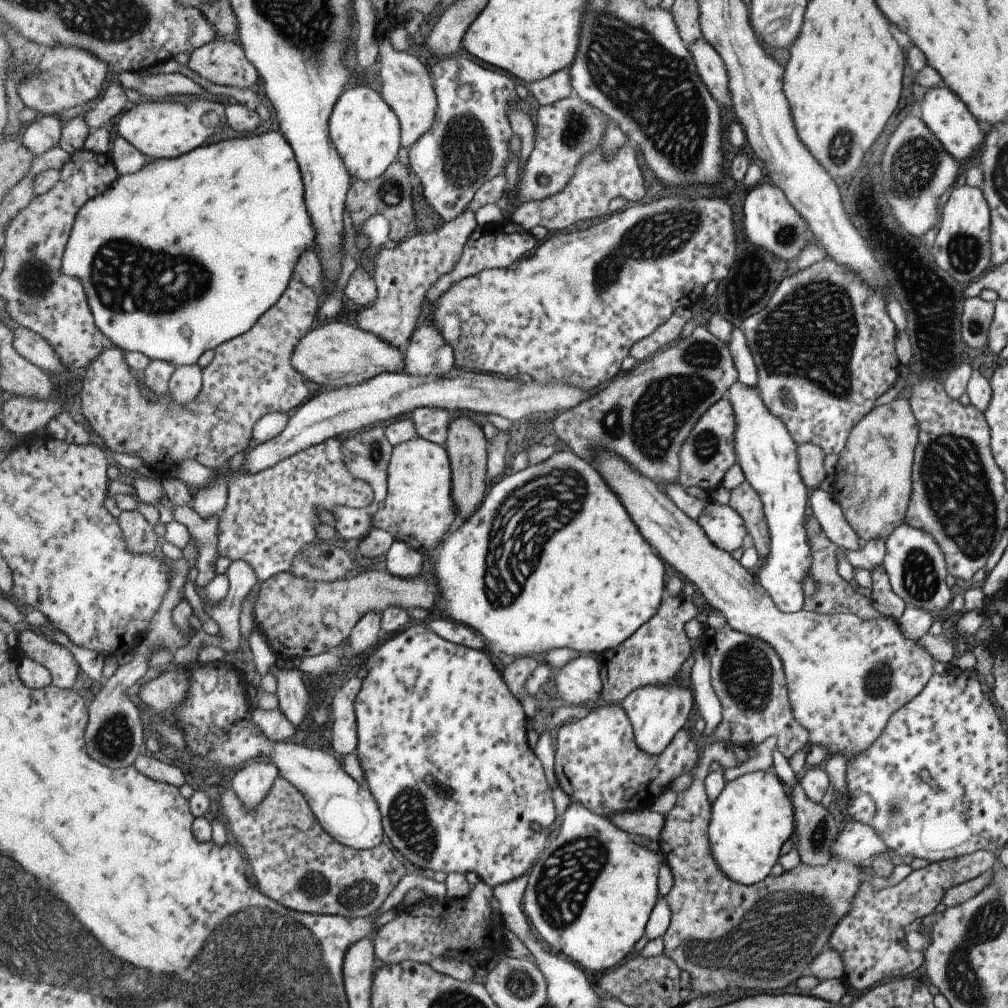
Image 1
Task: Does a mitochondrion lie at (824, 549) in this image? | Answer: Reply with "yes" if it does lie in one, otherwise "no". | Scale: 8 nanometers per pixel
no

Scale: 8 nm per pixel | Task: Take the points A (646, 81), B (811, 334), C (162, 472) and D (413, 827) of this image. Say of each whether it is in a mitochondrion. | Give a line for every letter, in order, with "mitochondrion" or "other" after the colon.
A: mitochondrion
B: mitochondrion
C: other
D: mitochondrion

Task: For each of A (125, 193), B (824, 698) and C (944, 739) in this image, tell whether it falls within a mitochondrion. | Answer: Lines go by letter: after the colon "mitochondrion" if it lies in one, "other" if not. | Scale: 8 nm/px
A: other
B: other
C: other

